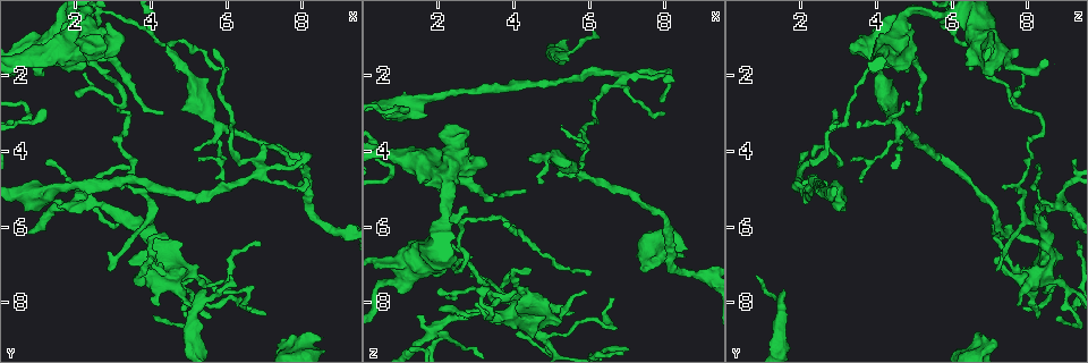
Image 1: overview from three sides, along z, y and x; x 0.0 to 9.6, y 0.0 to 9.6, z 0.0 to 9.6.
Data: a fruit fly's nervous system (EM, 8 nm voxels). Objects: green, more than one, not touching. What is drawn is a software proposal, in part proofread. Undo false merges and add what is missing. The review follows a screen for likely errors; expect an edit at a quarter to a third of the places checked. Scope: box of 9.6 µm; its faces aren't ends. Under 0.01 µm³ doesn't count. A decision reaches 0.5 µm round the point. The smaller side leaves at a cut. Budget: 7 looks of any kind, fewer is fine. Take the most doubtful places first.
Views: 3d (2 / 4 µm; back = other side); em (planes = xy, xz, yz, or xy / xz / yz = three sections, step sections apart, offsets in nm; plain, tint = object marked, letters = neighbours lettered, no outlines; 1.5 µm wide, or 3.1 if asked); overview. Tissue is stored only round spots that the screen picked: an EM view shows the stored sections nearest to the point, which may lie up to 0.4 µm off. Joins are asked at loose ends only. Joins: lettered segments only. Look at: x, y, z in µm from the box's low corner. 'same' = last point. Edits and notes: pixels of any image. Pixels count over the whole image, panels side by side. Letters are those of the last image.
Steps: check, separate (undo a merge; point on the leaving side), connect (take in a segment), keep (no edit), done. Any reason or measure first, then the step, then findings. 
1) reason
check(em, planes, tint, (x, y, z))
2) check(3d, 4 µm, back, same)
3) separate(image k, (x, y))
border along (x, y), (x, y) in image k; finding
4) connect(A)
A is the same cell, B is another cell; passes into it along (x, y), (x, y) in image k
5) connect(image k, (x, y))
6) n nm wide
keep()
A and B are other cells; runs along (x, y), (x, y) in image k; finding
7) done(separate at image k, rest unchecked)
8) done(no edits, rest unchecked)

branch stops here
check(3d, 2 µm, (8.55, 9.00, 6.80))

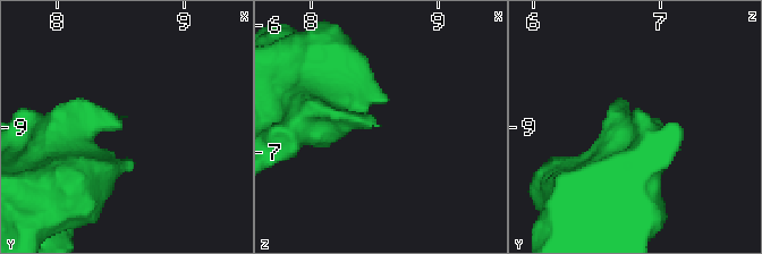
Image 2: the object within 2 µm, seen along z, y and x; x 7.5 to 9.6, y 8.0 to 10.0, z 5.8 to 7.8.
now the EM
check(em, xy, step 4, tint, (8.52, 9.00, 6.78))

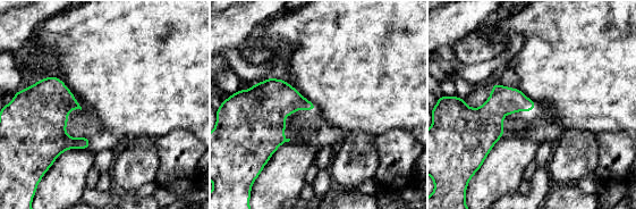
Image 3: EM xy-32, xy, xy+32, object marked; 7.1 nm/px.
check(em, xy, step 4, letters, same)

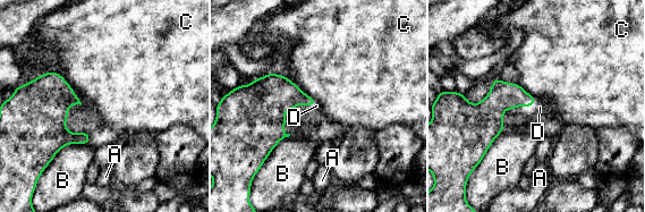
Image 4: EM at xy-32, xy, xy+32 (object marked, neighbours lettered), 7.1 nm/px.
B touches over 400 nm
connect(D)
D is the same cell, A, B and C are other cells; the neuron continues

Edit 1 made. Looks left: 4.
see it whole again
check(overview)

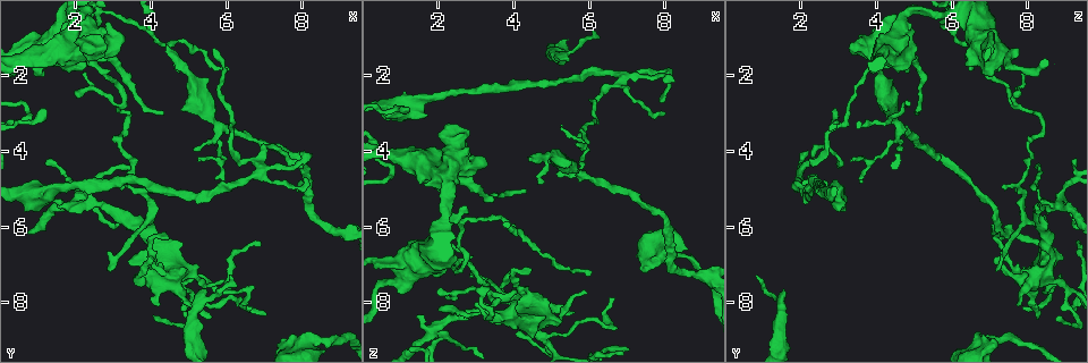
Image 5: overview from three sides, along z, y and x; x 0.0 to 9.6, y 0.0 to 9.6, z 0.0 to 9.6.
tapers out
check(3d, 4 µm, (5.90, 4.90, 3.55))

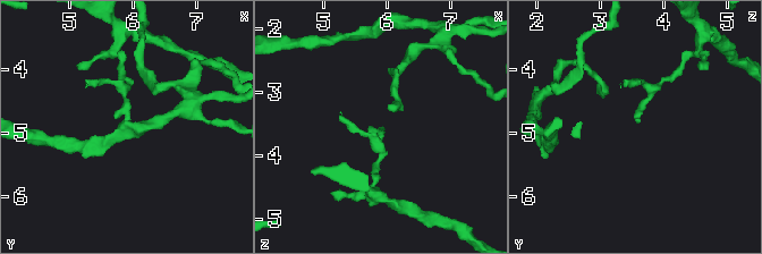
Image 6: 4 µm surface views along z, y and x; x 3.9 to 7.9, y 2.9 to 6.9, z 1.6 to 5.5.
need the tissue
check(em, planes, plain, (5.85, 4.80, 3.60))

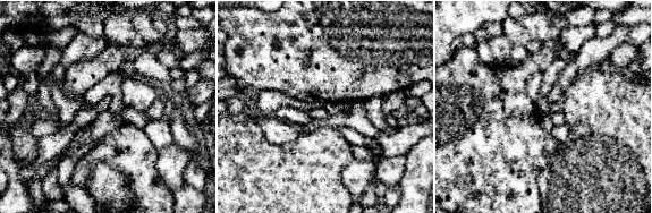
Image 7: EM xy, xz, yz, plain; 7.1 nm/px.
check(em, planes, letters, same)

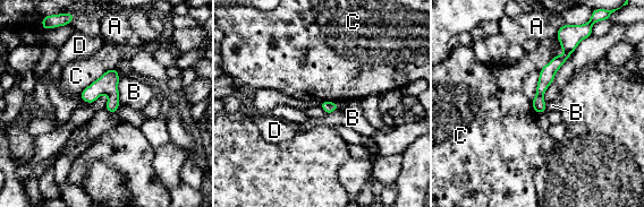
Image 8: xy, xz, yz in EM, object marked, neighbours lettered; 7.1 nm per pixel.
keep()
A, B, C and D are other cells; runs along (566, 45), (547, 74), (539, 110) in image 8; no lettered segment goes on from it

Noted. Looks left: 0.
done(connect at image 4, rest unchecked)

